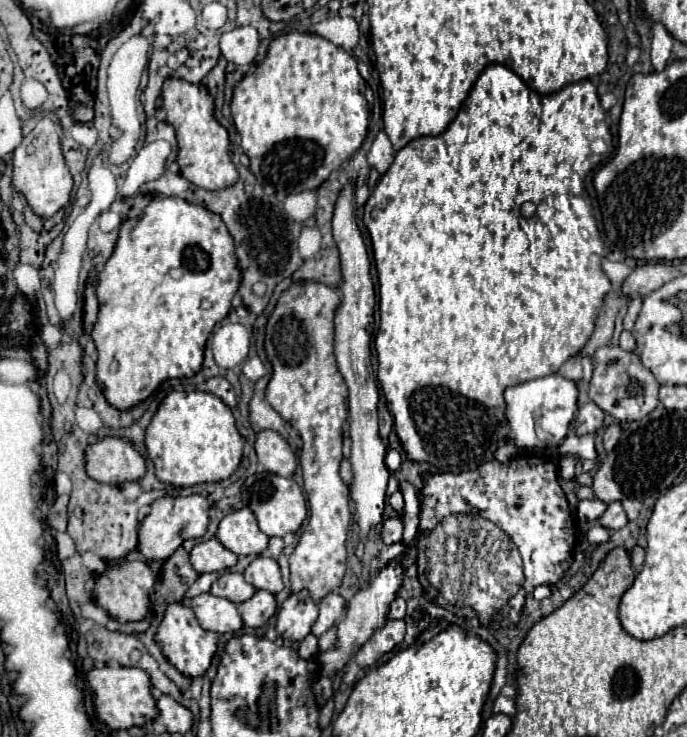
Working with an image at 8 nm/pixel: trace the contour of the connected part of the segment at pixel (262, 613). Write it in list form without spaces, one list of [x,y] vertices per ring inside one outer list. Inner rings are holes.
[[[256,590],[248,602],[238,604],[238,612],[242,616],[244,626],[248,628],[260,628],[268,622],[268,618],[276,612],[276,600],[266,590]]]

